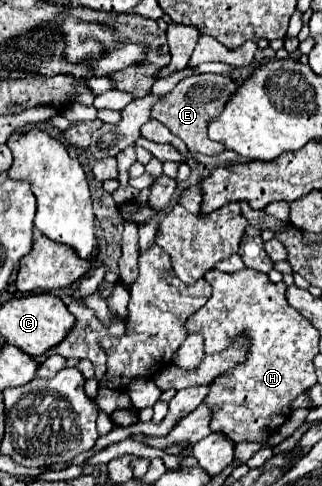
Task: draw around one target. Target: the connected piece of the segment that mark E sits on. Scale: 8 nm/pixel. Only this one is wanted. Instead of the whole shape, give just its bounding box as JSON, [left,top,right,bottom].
[151,73,237,155]

